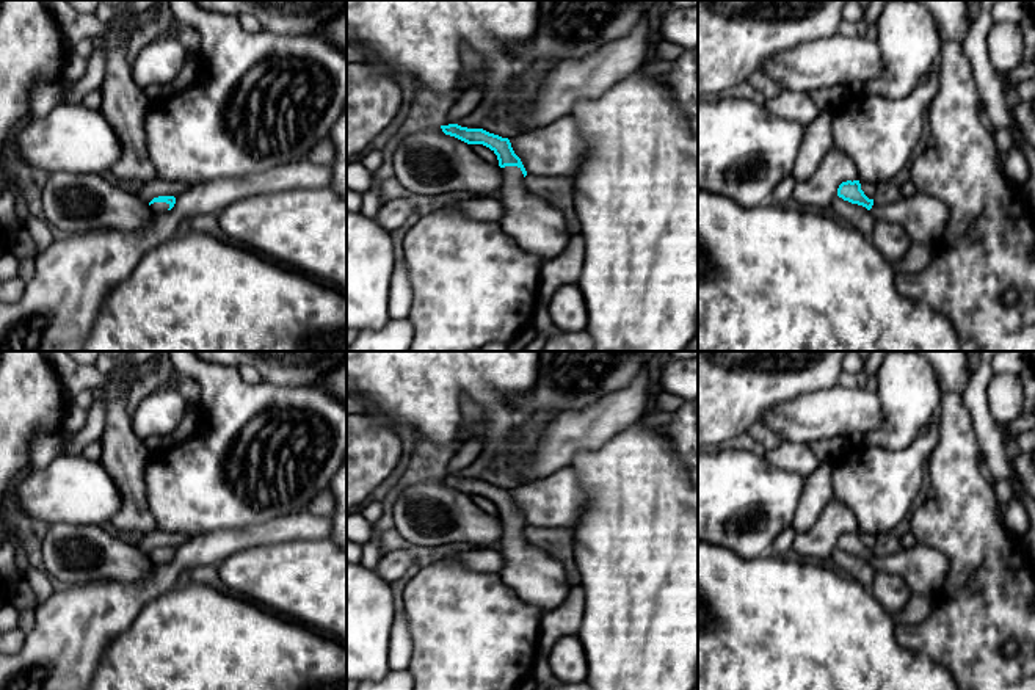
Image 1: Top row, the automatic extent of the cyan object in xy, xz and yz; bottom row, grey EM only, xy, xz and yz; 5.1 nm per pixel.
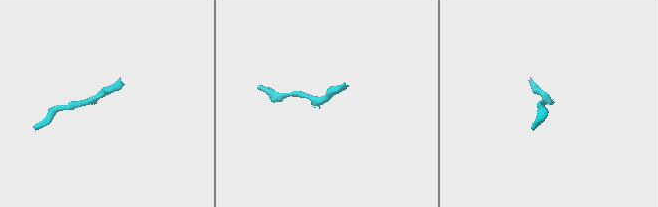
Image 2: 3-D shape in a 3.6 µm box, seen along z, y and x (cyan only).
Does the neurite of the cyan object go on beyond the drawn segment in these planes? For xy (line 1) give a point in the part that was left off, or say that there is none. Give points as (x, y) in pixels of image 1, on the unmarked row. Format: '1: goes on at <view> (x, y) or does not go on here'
1: goes on at xy (159, 559)

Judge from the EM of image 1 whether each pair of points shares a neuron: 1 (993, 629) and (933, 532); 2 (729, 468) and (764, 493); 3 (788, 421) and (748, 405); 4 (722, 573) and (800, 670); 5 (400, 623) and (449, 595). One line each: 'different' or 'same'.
1: same
2: same
3: different
4: same
5: different

